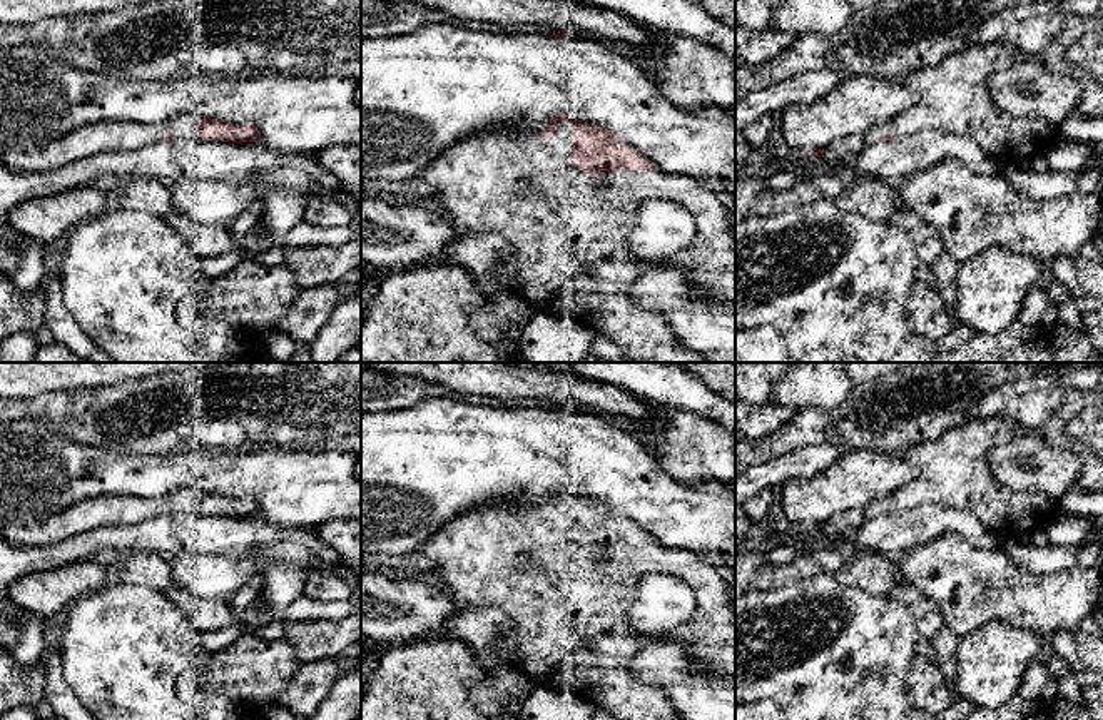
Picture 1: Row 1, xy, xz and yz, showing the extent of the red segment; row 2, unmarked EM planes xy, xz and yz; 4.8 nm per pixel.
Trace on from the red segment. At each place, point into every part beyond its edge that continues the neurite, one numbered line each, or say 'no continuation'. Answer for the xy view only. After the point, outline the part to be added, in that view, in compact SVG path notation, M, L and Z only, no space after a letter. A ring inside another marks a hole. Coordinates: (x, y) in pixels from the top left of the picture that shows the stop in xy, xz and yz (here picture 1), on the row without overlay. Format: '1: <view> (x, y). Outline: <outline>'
1: xy (107, 510). Outline: M179 488L162 498L102 494L72 505L33 525L10 525L5 530L5 538L10 545L22 548L52 546L95 528L139 523L162 515L169 508L177 515L199 515L196 501L199 491L199 488Z

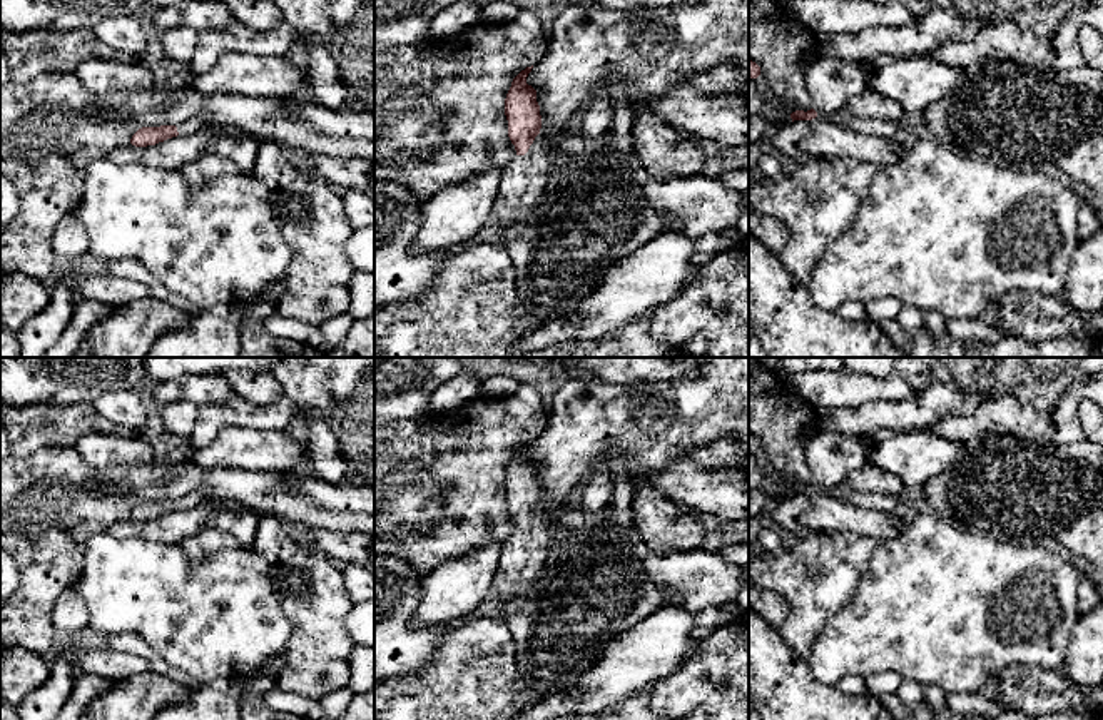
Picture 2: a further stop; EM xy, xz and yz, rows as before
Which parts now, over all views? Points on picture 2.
1: xz (523, 555). Outline: M538 508L525 530L501 543L498 571L488 591L496 601L520 600L538 580L552 556L550 525L555 518Z

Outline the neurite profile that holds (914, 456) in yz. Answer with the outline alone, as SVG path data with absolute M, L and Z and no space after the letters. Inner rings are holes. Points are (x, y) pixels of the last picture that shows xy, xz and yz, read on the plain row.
M921 429L892 433L877 441L867 459L879 469L897 476L909 491L946 471L956 456L958 443Z

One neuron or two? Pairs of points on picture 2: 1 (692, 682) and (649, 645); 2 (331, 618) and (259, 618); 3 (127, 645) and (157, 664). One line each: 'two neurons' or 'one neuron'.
1: two neurons
2: two neurons
3: one neuron

